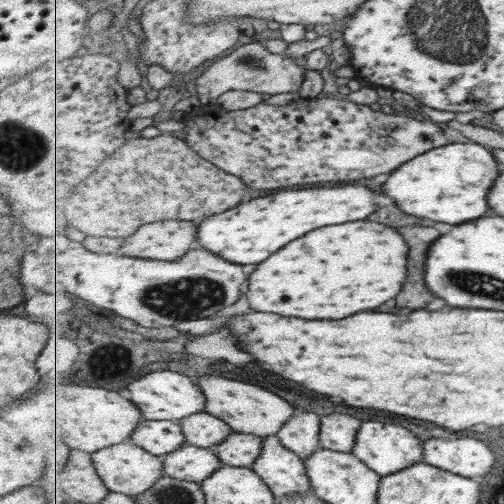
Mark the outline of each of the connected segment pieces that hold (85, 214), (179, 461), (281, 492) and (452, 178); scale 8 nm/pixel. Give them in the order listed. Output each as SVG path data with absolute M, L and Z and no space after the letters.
M162 133L150 139L133 139L105 159L67 200L67 221L70 230L82 231L86 236L124 240L135 234L137 228L149 222L173 218L197 220L203 216L225 212L243 202L243 194L247 188L249 186L239 176L221 170L219 166L193 150L185 139Z
M188 444L161 458L167 476L194 483L202 483L224 465L214 449Z
M275 436L263 439L262 452L252 467L277 499L313 491L304 460Z
M449 143L425 152L395 169L383 186L383 194L393 198L407 214L445 224L463 224L489 212L485 198L503 167L497 162L490 148L485 145Z

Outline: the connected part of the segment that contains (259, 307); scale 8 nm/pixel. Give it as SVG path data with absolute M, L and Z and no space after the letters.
M357 220L353 224L333 224L329 228L317 228L301 240L275 252L269 260L261 262L249 276L249 304L257 312L273 312L281 316L297 316L307 320L341 320L357 312L375 310L387 300L395 298L407 278L407 252L409 246L403 236L385 224Z

